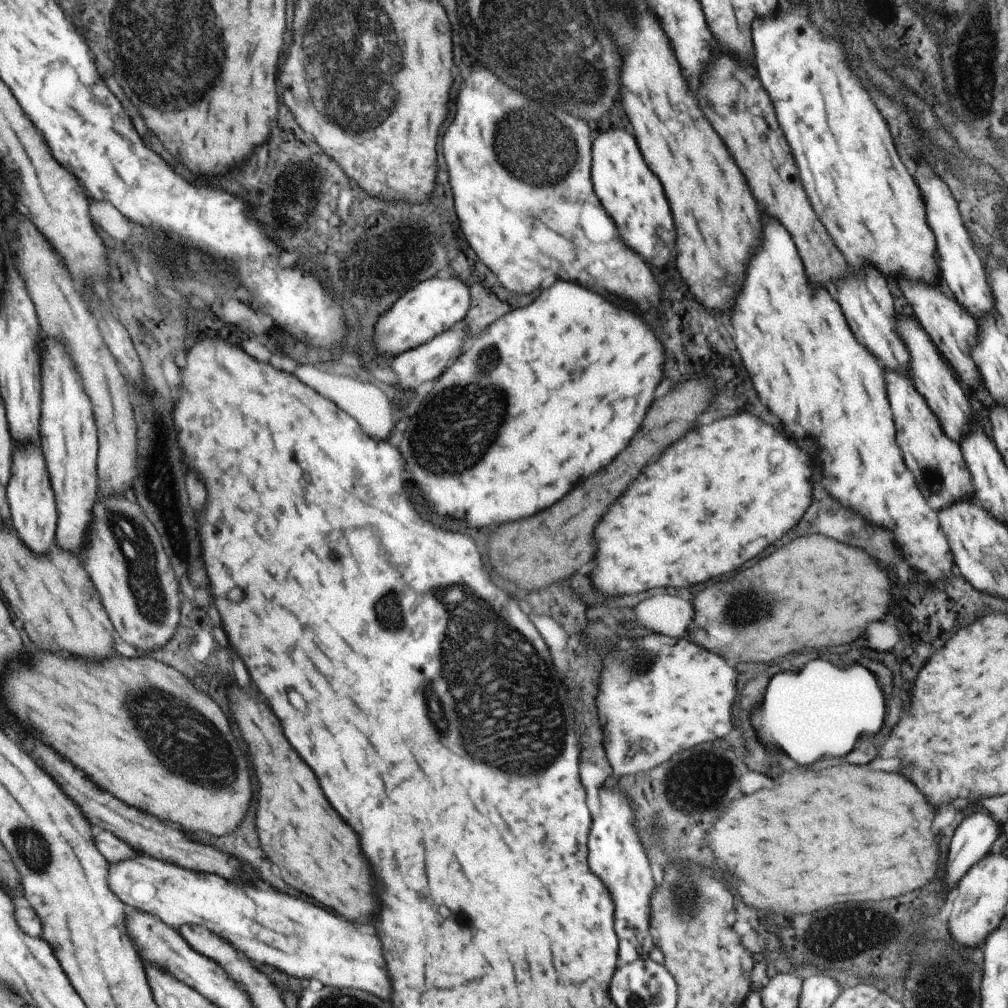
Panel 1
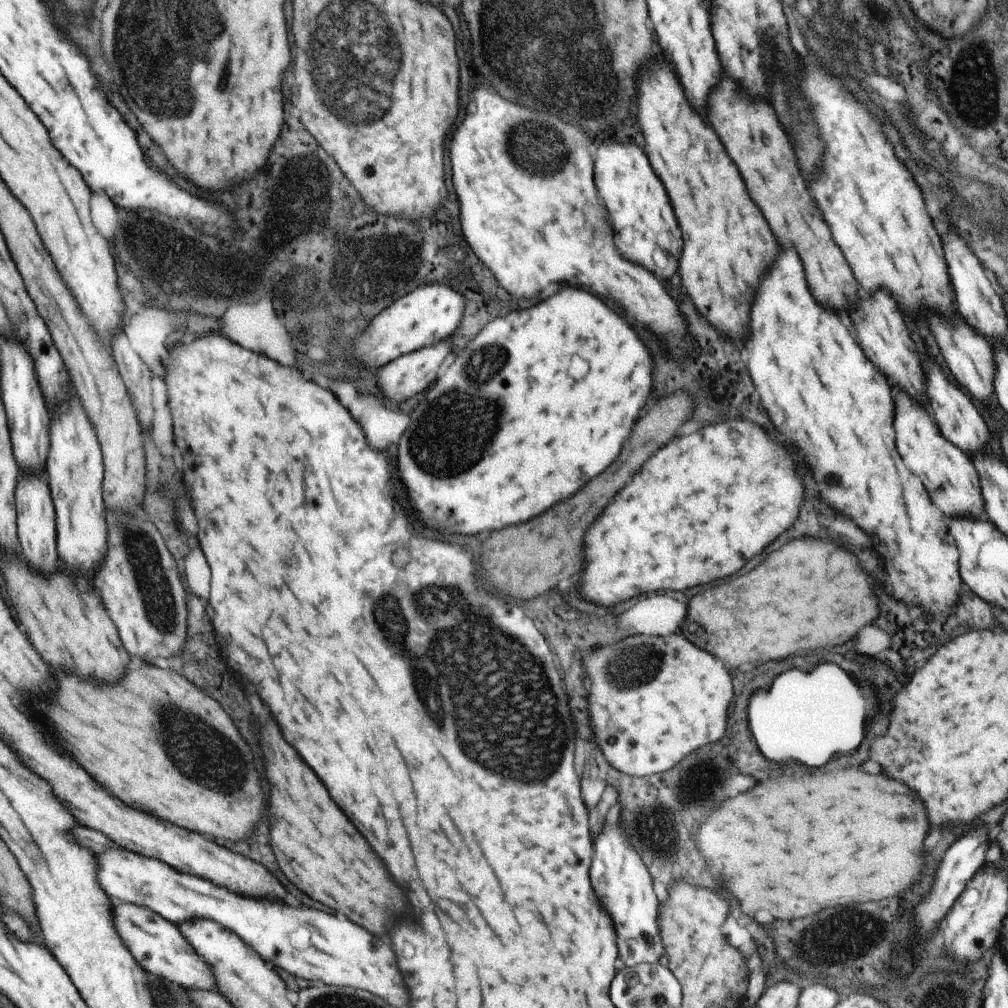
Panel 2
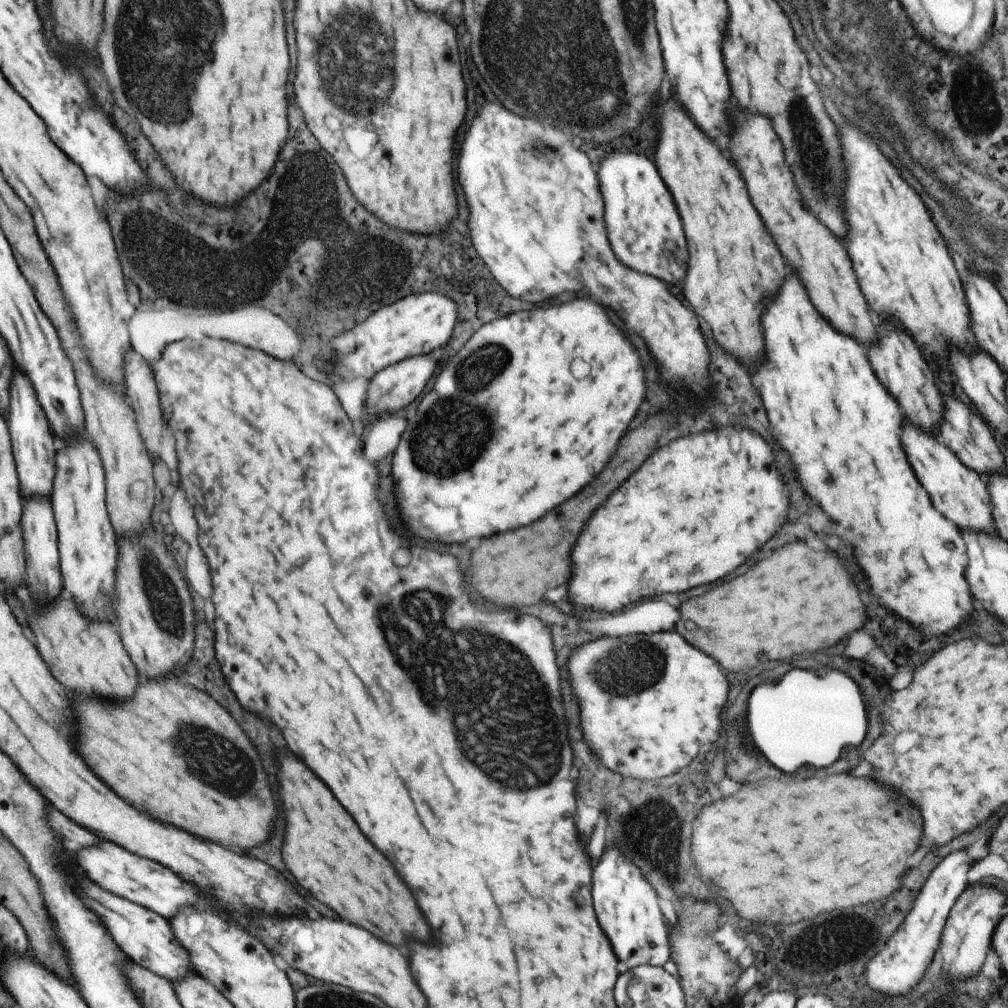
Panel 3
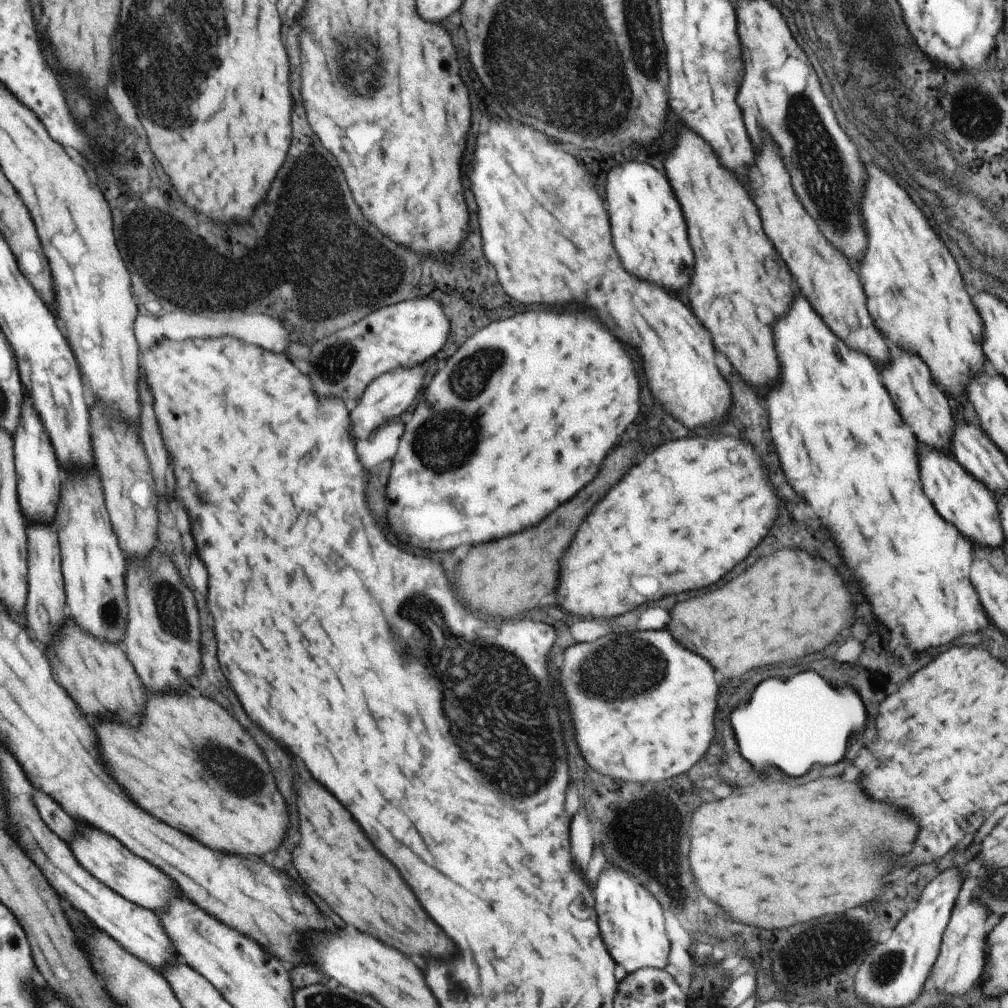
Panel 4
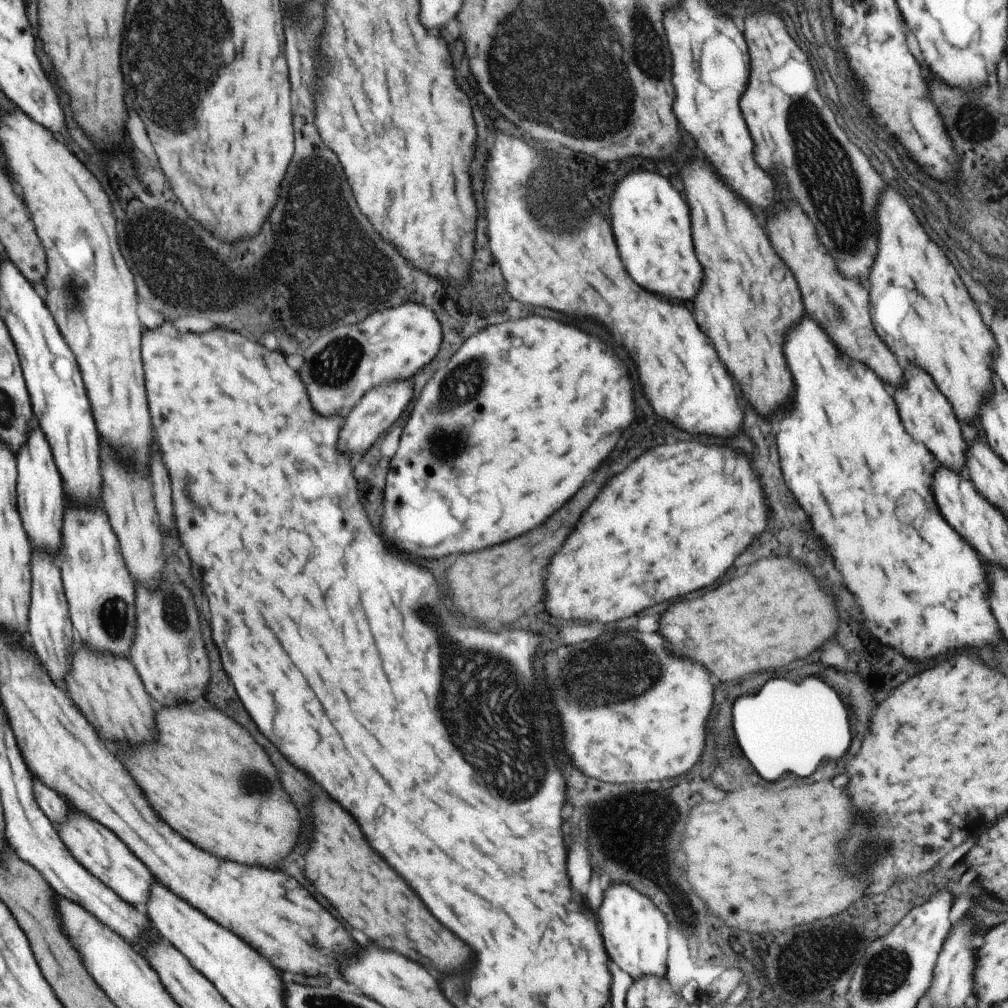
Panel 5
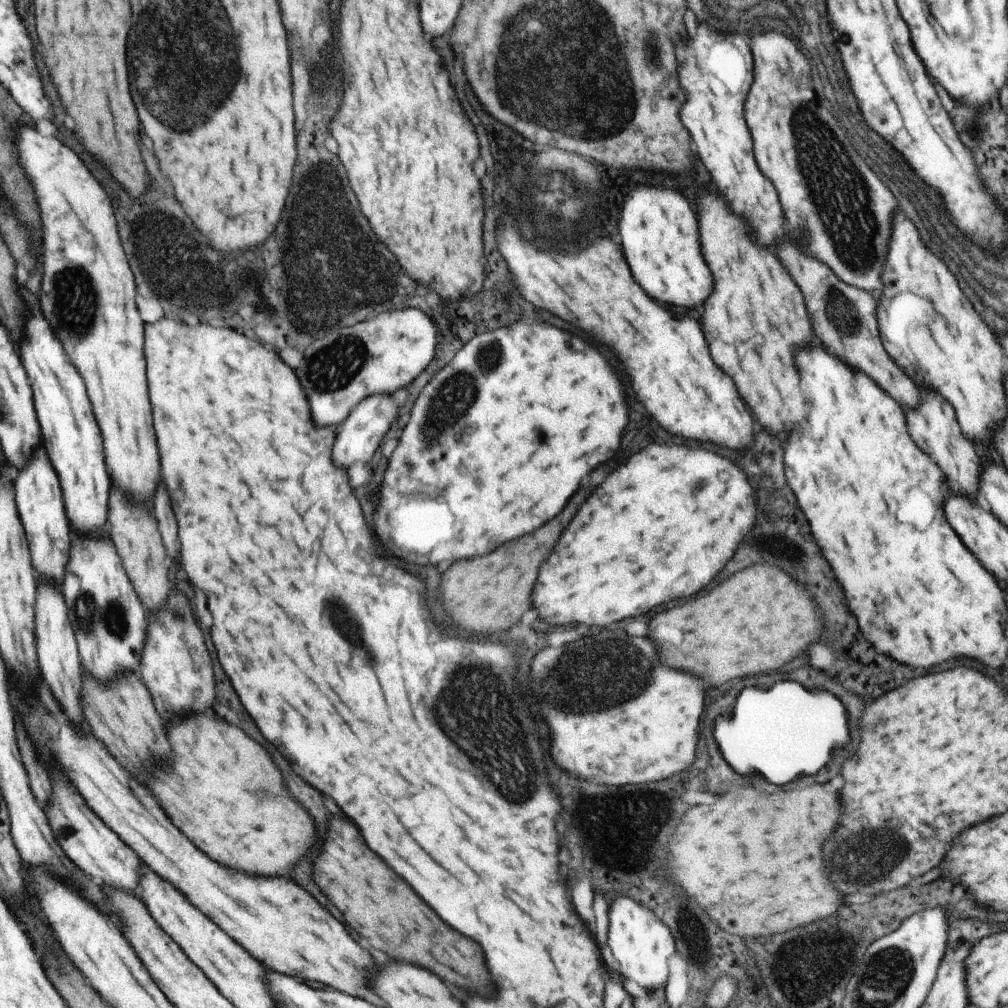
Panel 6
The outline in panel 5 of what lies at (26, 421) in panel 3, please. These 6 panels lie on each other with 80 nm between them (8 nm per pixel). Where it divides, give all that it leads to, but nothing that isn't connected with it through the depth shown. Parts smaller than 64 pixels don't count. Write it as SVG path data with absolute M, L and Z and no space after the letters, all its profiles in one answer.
M36 428L28 442L22 446L18 454L18 512L28 532L32 546L40 550L50 550L52 556L60 550L60 534L62 534L62 516L64 516L64 490L60 472L54 466L54 458L44 434Z

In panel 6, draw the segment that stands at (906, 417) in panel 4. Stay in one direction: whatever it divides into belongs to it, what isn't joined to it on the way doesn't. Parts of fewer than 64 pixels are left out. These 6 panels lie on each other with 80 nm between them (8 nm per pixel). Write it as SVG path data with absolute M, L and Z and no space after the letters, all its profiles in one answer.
M924 392L924 402L920 408L906 414L908 416L908 434L912 440L916 440L918 448L928 454L928 458L940 466L940 470L946 474L946 482L950 486L950 492L958 496L972 496L978 494L978 482L982 472L982 462L974 450L974 446L962 436L962 430L956 422L954 408L944 402L942 396L934 392Z

